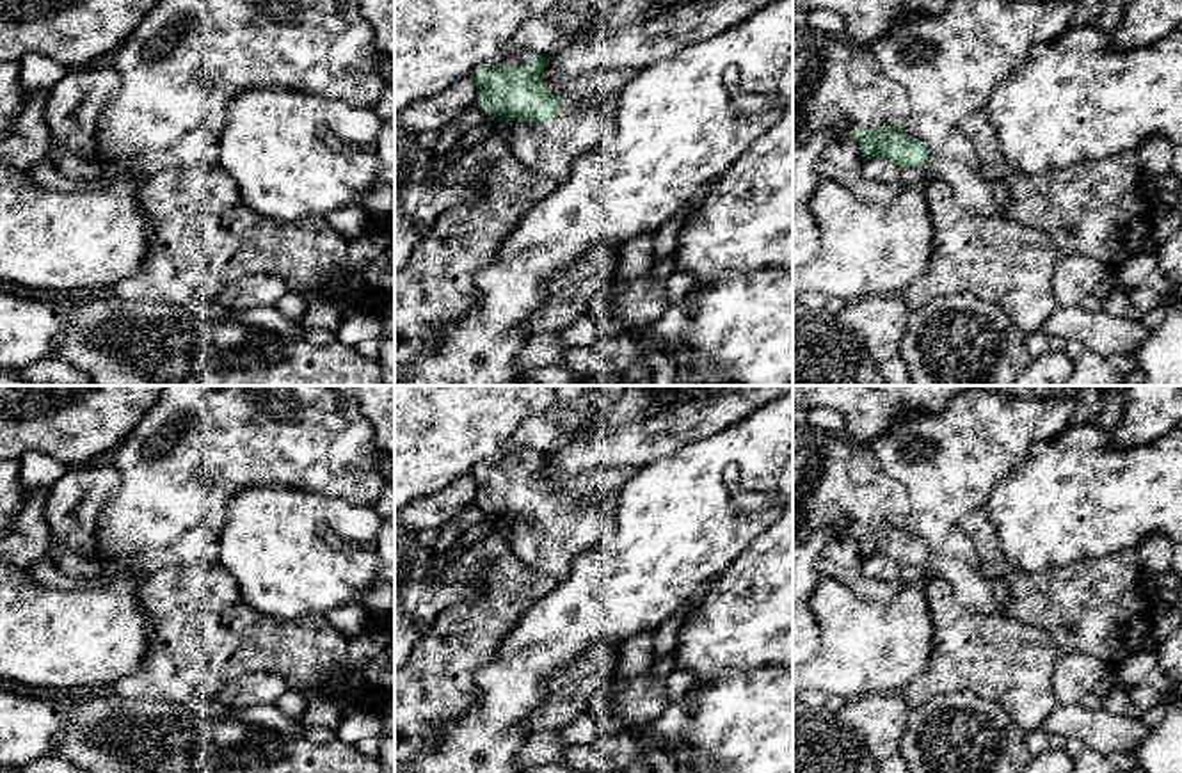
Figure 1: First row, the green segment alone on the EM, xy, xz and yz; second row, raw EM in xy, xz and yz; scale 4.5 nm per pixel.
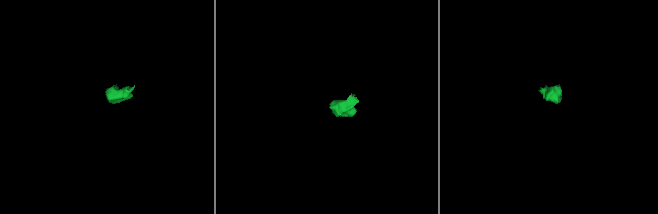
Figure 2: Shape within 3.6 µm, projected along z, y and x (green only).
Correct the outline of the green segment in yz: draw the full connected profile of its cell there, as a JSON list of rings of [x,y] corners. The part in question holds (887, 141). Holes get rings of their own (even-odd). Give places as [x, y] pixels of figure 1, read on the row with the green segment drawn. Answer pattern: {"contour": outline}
{"contour": [[[809,25],[793,28],[793,147],[811,142],[816,133],[837,123],[848,123],[848,139],[859,146],[864,162],[885,156],[901,169],[922,167],[928,178],[949,185],[960,208],[979,217],[1008,217],[1010,187],[983,174],[979,156],[962,130],[953,128],[944,144],[930,153],[921,142],[906,139],[901,131],[910,110],[908,92],[883,75],[866,46],[846,34],[832,36]]]}

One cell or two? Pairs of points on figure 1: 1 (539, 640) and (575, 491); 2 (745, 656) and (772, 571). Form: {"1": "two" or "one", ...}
{"1": "two", "2": "one"}

